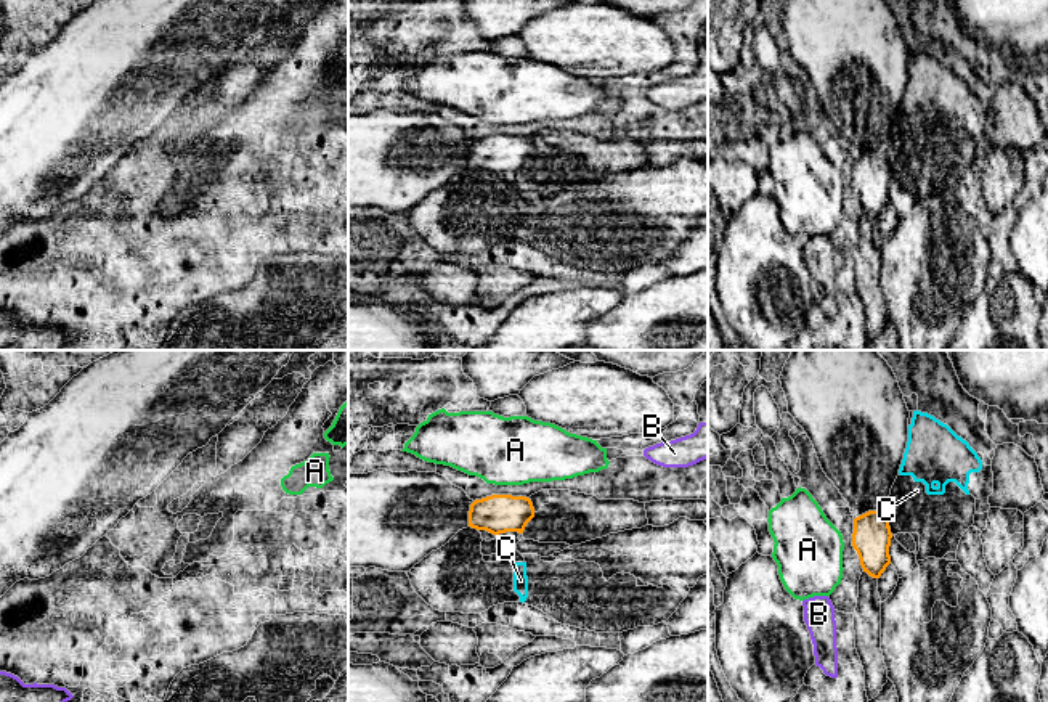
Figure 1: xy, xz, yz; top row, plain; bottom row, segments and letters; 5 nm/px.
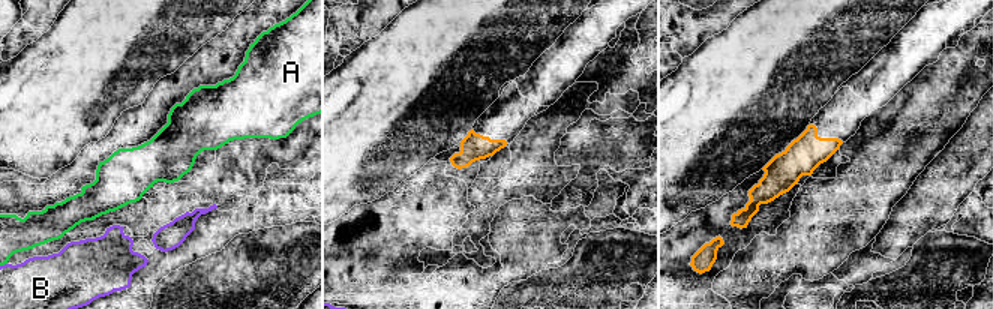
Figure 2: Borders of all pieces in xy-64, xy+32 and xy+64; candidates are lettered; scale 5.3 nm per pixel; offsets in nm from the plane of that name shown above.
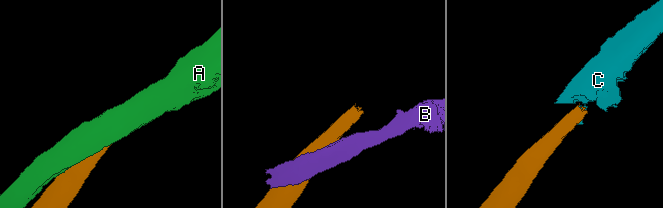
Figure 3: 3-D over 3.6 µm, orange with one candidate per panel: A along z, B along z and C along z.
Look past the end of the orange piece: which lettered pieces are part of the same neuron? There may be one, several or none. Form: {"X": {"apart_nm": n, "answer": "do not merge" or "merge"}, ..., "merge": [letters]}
{"A": {"apart_nm": 50, "answer": "do not merge"}, "B": {"apart_nm": 220, "answer": "do not merge"}, "C": {"apart_nm": 150, "answer": "do not merge"}, "merge": []}

